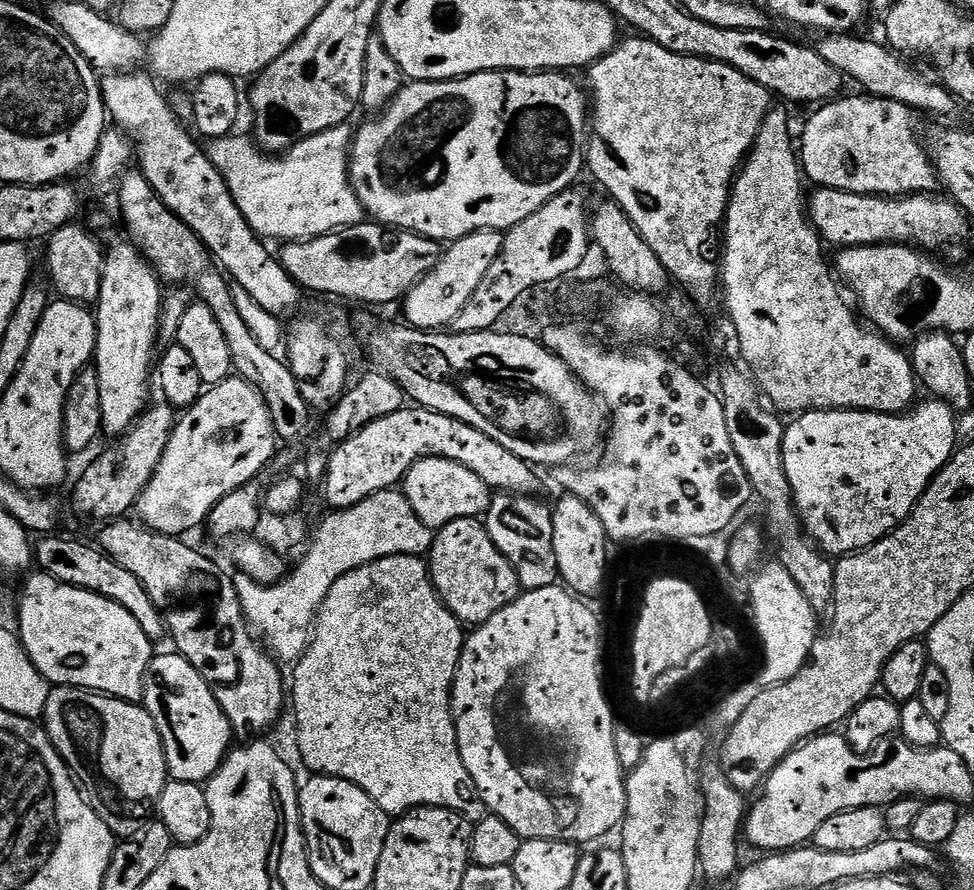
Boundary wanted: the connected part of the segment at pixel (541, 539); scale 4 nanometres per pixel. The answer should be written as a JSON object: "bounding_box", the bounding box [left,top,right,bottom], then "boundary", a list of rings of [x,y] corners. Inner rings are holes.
{"bounding_box":[486,494,557,592],"boundary":[[[496,494],[492,497],[486,513],[486,527],[494,546],[514,566],[520,579],[521,589],[533,592],[539,588],[550,588],[557,583],[556,559],[554,558],[554,522],[552,508],[544,505],[540,498],[530,496],[514,496],[511,494]]]}

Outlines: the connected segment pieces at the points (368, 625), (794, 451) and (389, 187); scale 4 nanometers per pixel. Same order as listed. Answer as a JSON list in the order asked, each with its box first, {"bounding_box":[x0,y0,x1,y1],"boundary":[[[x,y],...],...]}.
[{"bounding_box":[290,556,486,822],"boundary":[[[387,556],[370,562],[358,570],[350,570],[330,586],[330,594],[322,602],[320,612],[316,615],[314,631],[311,633],[308,649],[299,660],[296,668],[290,672],[290,712],[297,718],[298,744],[301,746],[302,758],[309,770],[318,776],[333,776],[346,782],[354,782],[375,802],[389,817],[396,818],[414,808],[449,808],[459,812],[470,822],[484,819],[486,809],[480,799],[474,778],[462,762],[458,750],[456,727],[452,717],[452,683],[456,677],[456,667],[464,649],[466,639],[465,625],[440,601],[432,578],[428,574],[427,563],[419,556]]]},{"bounding_box":[784,399,957,558],"boundary":[[[925,399],[925,404],[917,403],[915,407],[903,414],[889,414],[887,412],[866,412],[863,410],[813,410],[797,415],[793,424],[789,423],[784,430],[784,469],[786,478],[790,482],[792,500],[796,503],[796,511],[800,513],[800,521],[804,523],[804,530],[816,541],[821,552],[832,558],[846,556],[850,552],[860,552],[863,548],[876,544],[883,536],[896,529],[897,524],[908,519],[913,508],[919,502],[921,494],[928,489],[936,473],[952,459],[952,453],[957,451],[956,420],[957,413],[941,400]]]},{"bounding_box":[348,70,590,242],"boundary":[[[553,70],[551,72],[479,72],[473,76],[461,76],[459,80],[418,80],[415,82],[405,83],[401,88],[400,93],[388,104],[387,108],[379,113],[378,119],[372,118],[369,124],[364,124],[359,129],[355,129],[350,155],[348,158],[348,178],[352,181],[352,188],[356,191],[356,197],[359,198],[361,206],[363,206],[365,213],[375,223],[385,225],[390,228],[404,228],[407,232],[417,232],[431,240],[439,240],[441,242],[451,242],[453,240],[460,240],[463,236],[469,236],[471,232],[481,232],[487,228],[493,230],[507,230],[520,224],[524,219],[528,218],[535,211],[554,198],[558,193],[566,191],[577,183],[576,175],[579,174],[580,168],[585,167],[586,164],[586,117],[589,115],[590,108],[586,103],[586,92],[583,87],[580,88],[571,80],[571,75],[565,74],[560,70]]]}]

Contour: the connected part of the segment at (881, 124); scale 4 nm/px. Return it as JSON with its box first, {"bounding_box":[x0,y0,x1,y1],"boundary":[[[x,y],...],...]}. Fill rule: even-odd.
{"bounding_box":[798,94,938,196],"boundary":[[[867,94],[837,98],[815,109],[804,133],[798,136],[798,159],[802,172],[813,185],[821,188],[837,188],[863,196],[910,196],[932,194],[938,181],[932,163],[928,161],[925,145],[916,137],[916,124],[911,108],[893,100],[877,100]]]}

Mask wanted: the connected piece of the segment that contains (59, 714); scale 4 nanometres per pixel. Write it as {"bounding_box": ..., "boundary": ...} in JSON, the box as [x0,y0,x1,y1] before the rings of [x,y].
{"bounding_box":[42,686,170,836],"boundary":[[[56,686],[48,693],[42,724],[94,814],[98,814],[98,818],[106,822],[113,836],[135,836],[137,830],[148,823],[156,812],[156,803],[160,801],[162,790],[170,779],[162,738],[152,715],[136,702],[118,700],[115,696],[106,696],[83,688]]]}

